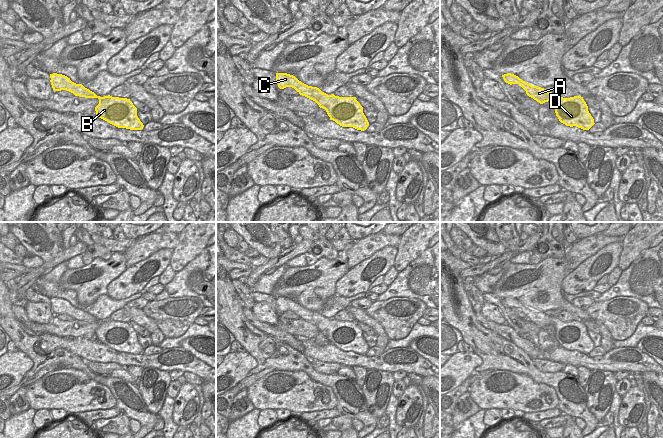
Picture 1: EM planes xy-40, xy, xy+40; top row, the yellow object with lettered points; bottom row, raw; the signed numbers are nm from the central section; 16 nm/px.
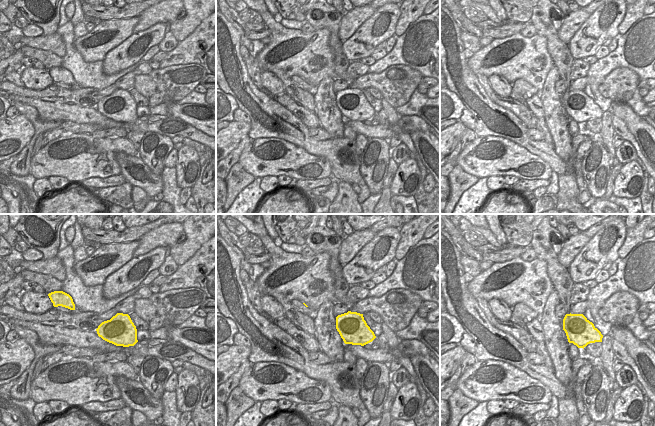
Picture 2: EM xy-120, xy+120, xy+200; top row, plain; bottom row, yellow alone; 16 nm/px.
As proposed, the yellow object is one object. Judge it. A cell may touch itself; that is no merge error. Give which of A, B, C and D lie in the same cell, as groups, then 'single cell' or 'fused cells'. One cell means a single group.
groups A B C D; single cell

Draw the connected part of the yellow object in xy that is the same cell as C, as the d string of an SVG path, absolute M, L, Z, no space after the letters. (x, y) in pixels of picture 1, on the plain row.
M276 297L276 305L280 313L294 312L300 319L315 325L320 332L326 334L330 344L342 351L353 351L364 355L369 346L363 337L363 331L356 321L339 321L328 319L317 311L308 310L295 300L287 297Z

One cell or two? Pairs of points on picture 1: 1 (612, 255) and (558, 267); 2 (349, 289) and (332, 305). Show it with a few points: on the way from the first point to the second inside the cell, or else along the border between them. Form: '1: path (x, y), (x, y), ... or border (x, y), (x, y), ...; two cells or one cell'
1: border (569, 271), (562, 281), (562, 292); two cells
2: border (364, 292), (351, 296), (338, 296), (335, 294); two cells

